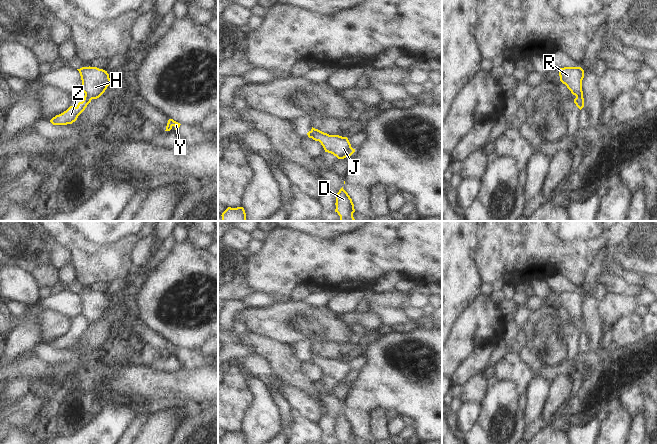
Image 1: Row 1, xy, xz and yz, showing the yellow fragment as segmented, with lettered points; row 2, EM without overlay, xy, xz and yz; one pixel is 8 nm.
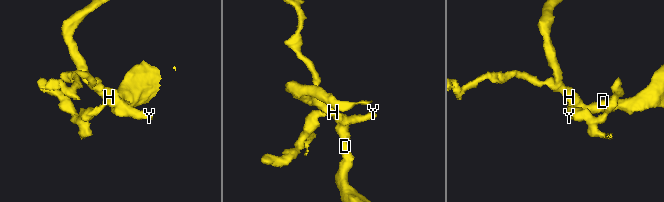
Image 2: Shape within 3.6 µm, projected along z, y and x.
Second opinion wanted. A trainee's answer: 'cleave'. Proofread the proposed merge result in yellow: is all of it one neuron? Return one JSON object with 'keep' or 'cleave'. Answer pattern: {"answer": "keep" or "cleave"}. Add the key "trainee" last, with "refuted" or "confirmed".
{"answer": "cleave", "trainee": "confirmed"}

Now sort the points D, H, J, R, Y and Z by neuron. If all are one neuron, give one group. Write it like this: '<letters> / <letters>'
D H J R Y / Z

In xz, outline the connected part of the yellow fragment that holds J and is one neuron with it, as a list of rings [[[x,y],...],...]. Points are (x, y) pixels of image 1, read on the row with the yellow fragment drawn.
[[[313,127],[311,132],[312,139],[319,141],[325,152],[333,154],[338,159],[344,159],[348,156],[351,156],[355,152],[355,149],[351,147],[347,137],[329,135]]]

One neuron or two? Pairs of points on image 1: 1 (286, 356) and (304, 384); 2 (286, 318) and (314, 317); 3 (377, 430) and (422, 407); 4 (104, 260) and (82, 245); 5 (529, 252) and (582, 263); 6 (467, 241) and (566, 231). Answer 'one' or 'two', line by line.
1: one
2: one
3: two
4: one
5: one
6: two

